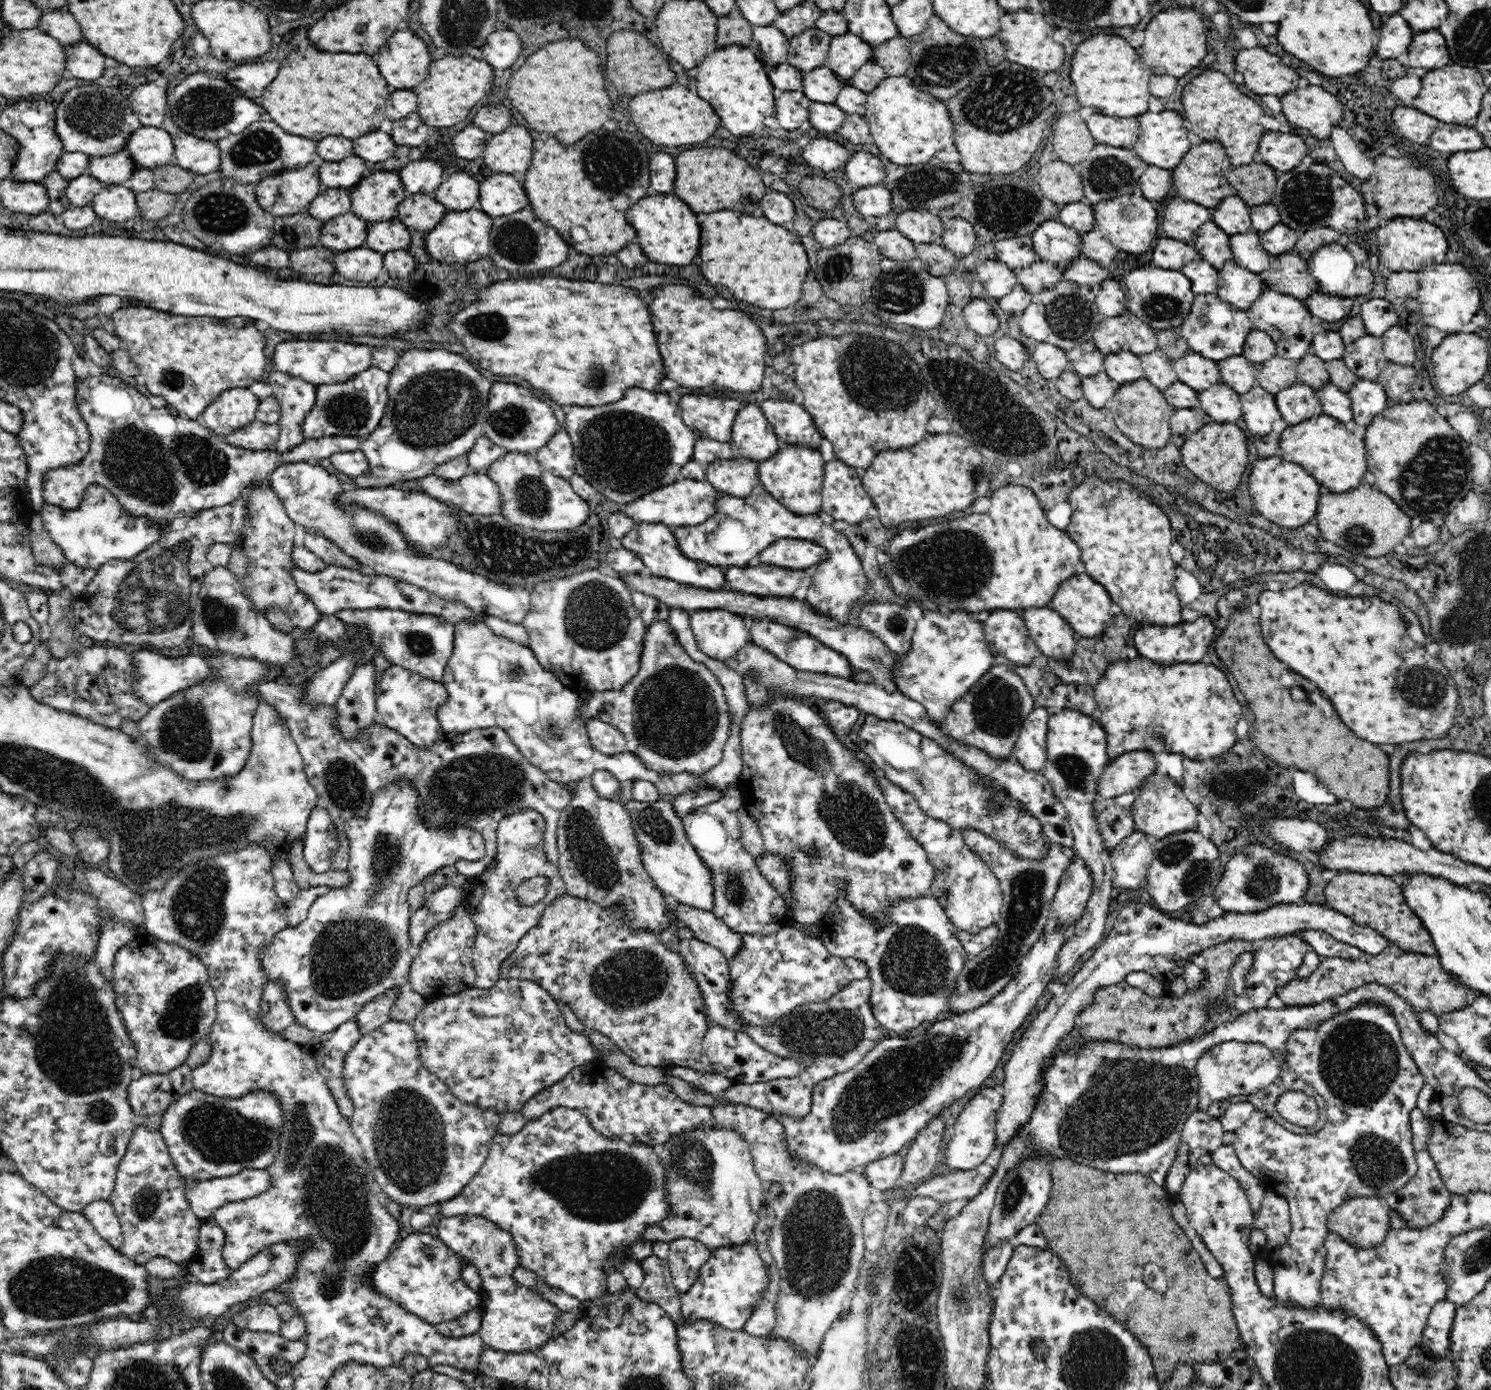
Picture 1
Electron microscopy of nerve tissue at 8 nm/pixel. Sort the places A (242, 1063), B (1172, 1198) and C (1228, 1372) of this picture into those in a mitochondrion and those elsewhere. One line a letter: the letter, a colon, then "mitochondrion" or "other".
A: other
B: other
C: other

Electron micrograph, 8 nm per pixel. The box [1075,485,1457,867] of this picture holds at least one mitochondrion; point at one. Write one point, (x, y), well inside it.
(1422, 687)

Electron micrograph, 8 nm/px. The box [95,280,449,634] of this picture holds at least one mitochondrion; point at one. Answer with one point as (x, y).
(142, 466)

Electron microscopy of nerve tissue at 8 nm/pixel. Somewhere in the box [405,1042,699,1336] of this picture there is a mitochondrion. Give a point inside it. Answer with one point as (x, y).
(604, 1186)

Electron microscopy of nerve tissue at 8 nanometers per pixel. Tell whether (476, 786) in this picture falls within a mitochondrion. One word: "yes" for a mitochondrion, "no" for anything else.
yes

